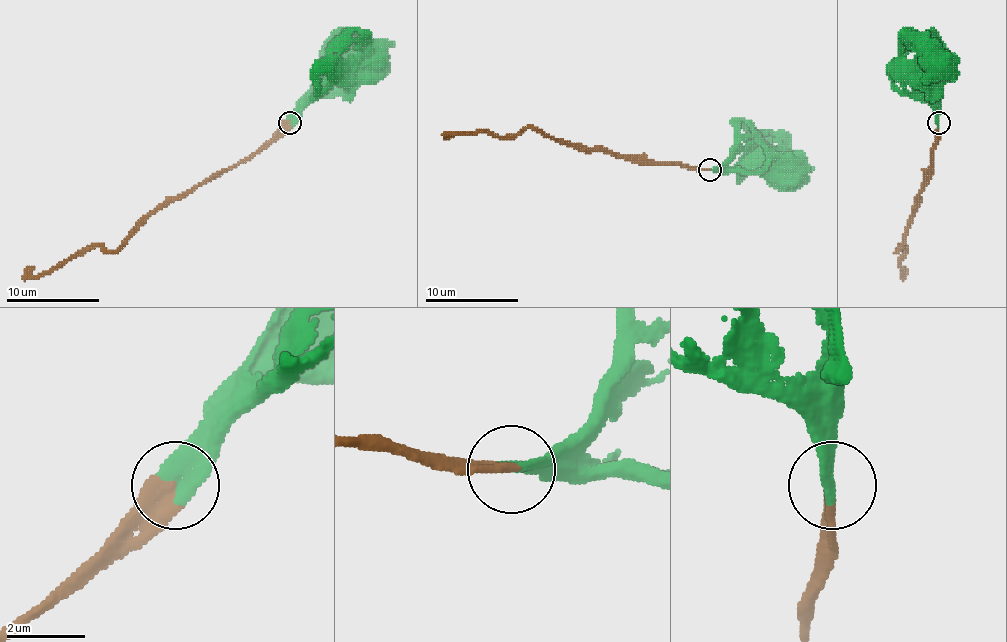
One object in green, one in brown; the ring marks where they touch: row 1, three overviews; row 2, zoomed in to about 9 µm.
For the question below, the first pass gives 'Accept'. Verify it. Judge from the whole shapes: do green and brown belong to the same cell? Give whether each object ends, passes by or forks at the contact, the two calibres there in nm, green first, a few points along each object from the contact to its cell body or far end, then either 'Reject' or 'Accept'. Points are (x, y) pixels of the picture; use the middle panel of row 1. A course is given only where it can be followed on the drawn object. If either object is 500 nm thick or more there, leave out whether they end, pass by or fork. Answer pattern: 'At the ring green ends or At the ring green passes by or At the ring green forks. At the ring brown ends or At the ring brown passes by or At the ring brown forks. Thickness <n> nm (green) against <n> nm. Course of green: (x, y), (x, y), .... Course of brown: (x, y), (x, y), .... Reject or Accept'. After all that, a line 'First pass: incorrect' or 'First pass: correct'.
At the ring green ends. At the ring brown ends. Thickness 440 nm (green) against 360 nm. Course of green: (709, 169), (788, 169). Course of brown: (709, 169), (648, 165), (604, 151), (579, 151), (544, 137), (535, 127), (502, 137), (456, 132), (444, 139). Accept
First pass: correct

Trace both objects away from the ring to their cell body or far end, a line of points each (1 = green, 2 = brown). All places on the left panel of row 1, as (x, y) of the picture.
1: (289, 123), (289, 116), (322, 83), (329, 79), (366, 79), (368, 67)
2: (289, 123), (229, 169), (169, 197), (115, 250), (97, 246), (83, 248), (36, 276), (25, 269)

